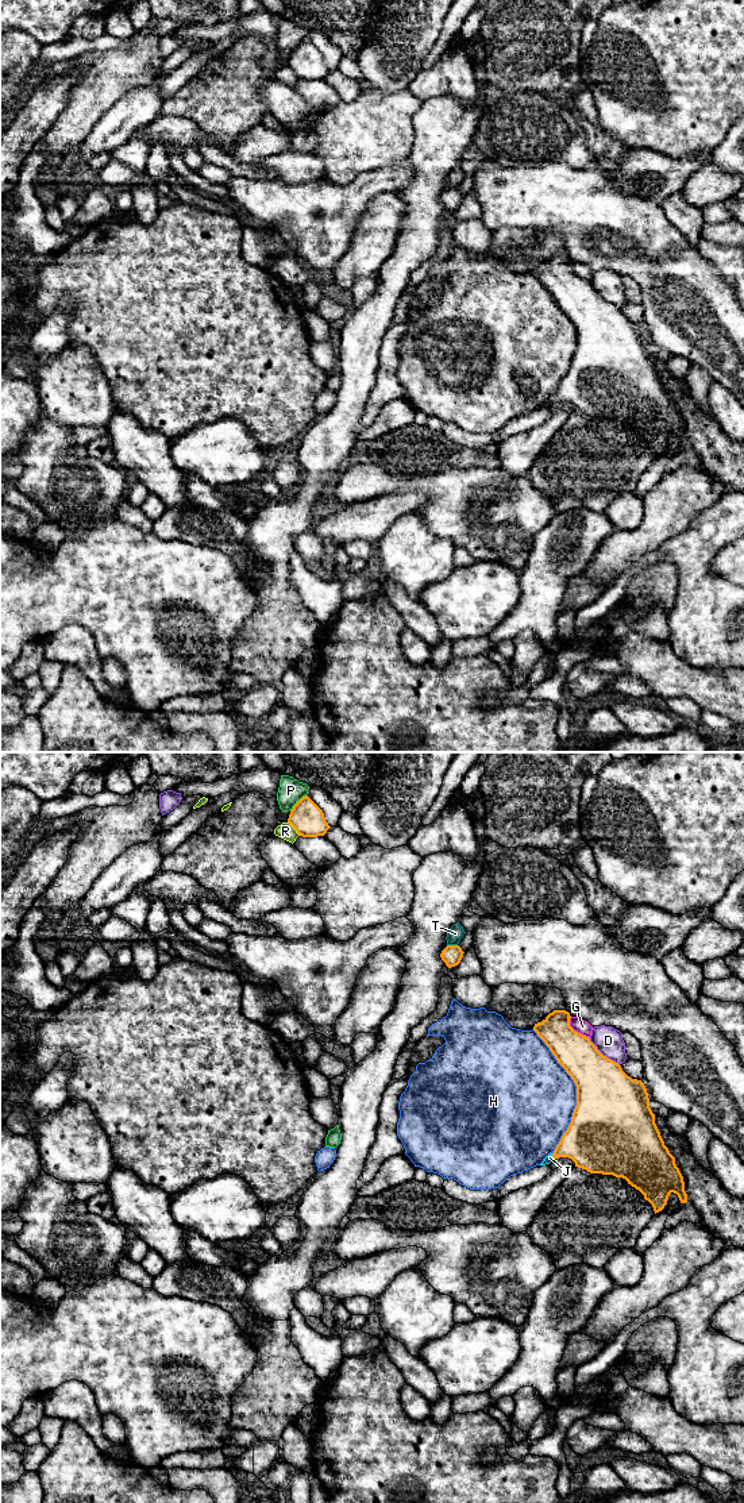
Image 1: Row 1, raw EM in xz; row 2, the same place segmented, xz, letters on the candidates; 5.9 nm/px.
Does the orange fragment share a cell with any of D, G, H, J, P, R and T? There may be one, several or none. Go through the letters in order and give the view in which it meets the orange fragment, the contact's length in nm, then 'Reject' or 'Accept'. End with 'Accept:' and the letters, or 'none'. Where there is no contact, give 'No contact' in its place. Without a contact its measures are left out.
D: Touches orange in xz. Shared border 240 nm. Reject
G: Touches orange in xz. Shared border 180 nm. Reject
H: Touches orange in xz. Shared border 750 nm. Reject
J: Touches orange in xz. Shared border 40 nm. Accept
P: Touches orange in xz. Shared border 140 nm. Reject
R: Touches orange in xz. Shared border 120 nm. Reject
T: Touches orange in xz. Shared border 60 nm. Reject
Accept: J

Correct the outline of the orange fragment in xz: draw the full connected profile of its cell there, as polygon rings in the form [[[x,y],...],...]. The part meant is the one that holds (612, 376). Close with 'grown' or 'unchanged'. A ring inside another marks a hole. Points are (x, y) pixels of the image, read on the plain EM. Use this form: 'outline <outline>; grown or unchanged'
outline [[[554,254],[533,270],[577,329],[577,350],[571,366],[555,394],[540,409],[568,401],[575,411],[590,417],[622,421],[644,439],[655,458],[664,452],[671,436],[678,439],[681,447],[686,447],[683,420],[655,367],[644,327],[628,320],[621,309],[604,300],[589,281],[575,275],[570,270],[570,262],[568,255]]]; grown

